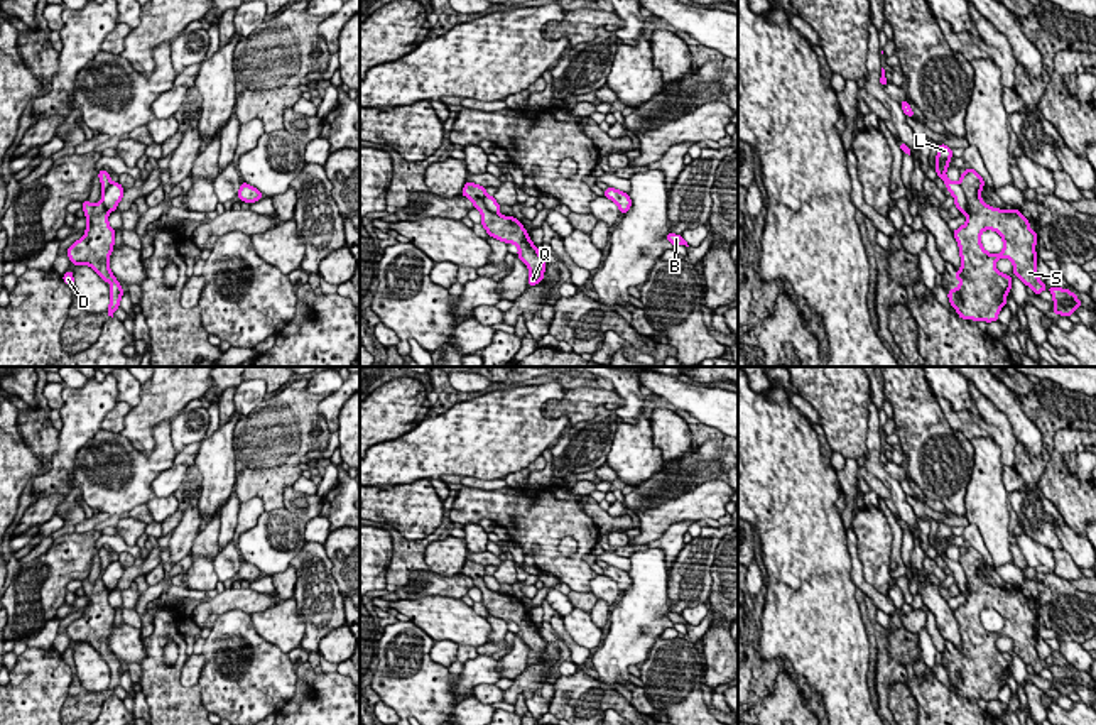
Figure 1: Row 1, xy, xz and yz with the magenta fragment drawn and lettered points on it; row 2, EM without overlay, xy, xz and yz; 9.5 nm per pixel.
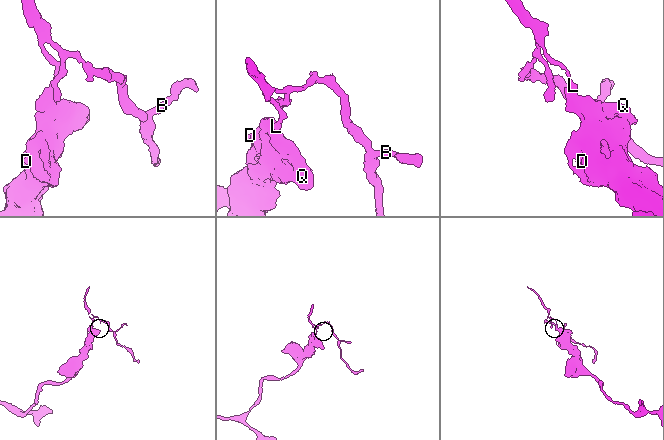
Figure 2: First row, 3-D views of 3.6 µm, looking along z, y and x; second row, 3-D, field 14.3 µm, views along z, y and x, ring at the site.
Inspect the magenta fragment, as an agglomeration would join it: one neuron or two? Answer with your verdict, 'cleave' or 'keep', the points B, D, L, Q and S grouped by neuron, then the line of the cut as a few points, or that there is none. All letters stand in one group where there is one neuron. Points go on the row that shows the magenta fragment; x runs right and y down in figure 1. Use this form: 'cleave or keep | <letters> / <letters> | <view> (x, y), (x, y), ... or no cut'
cleave | B L / D Q S | yz (958, 183), (965, 196), (966, 212)

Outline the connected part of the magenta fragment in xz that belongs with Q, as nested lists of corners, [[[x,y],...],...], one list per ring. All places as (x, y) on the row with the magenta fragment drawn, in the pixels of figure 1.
[[[466,181],[461,196],[469,198],[473,201],[473,206],[481,213],[481,225],[485,226],[490,237],[505,243],[515,243],[518,247],[517,257],[530,270],[529,287],[544,281],[545,277],[542,274],[547,264],[542,260],[539,248],[532,243],[522,221],[513,216],[503,216],[500,213],[488,211],[483,203],[486,196],[486,188],[483,186]]]

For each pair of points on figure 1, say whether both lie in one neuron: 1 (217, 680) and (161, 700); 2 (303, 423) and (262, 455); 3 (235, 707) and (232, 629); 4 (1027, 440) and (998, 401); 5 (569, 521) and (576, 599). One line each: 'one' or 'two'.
1: two
2: one
3: one
4: one
5: two

